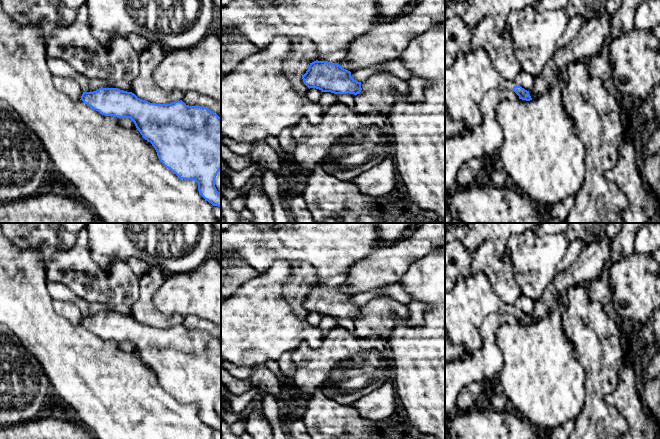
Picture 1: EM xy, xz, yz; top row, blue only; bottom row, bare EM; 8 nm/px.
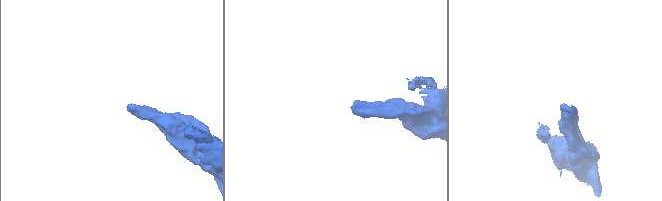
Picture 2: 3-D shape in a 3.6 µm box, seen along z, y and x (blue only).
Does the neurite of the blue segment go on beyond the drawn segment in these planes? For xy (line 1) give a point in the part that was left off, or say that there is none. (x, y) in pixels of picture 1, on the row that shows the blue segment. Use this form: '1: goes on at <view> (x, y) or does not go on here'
1: does not go on here

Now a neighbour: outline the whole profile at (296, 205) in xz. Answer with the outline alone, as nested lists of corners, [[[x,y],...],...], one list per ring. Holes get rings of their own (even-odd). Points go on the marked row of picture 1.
[[[301,195],[290,197],[285,205],[295,223],[316,223]]]

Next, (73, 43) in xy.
[[[86,5],[80,7],[76,19],[68,25],[58,25],[45,40],[47,56],[63,60],[78,73],[93,79],[110,82],[126,81],[131,83],[139,74],[139,55],[125,37],[114,35],[106,49],[91,33],[89,11]]]

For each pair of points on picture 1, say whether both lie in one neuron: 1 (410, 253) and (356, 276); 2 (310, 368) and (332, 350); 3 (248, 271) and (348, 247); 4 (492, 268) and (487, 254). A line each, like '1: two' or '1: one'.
1: one
2: one
3: two
4: one

